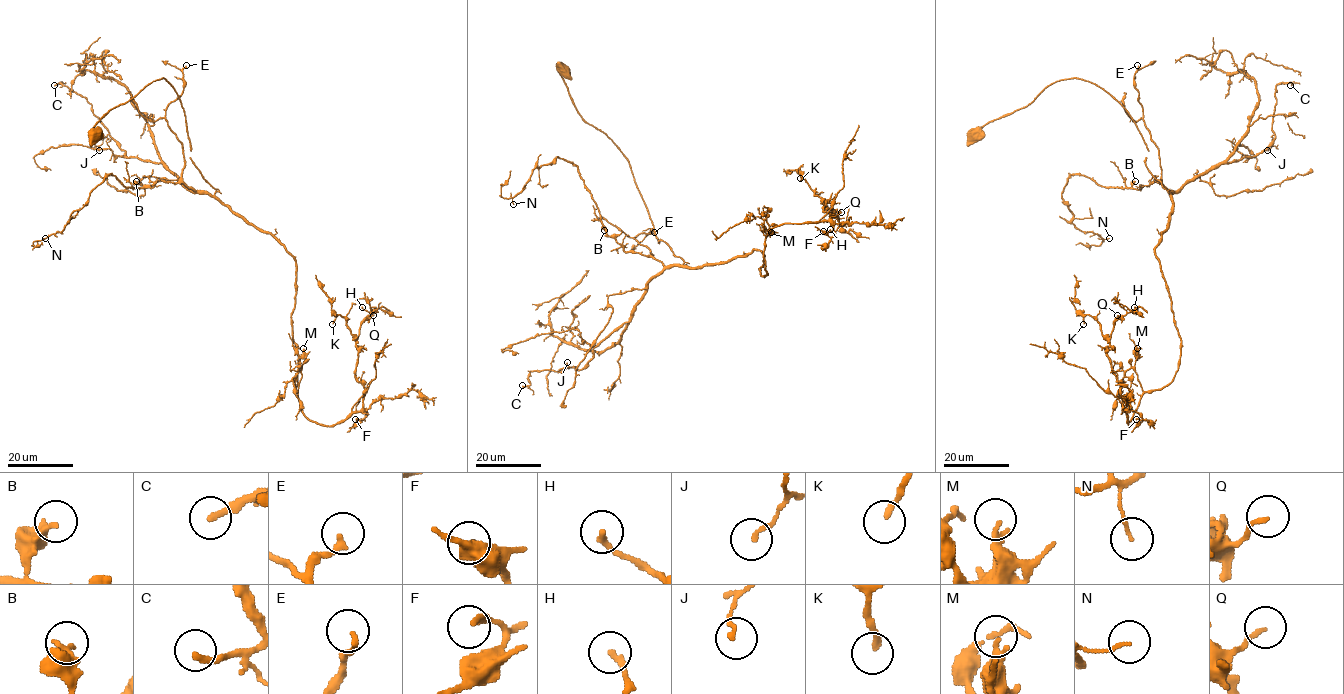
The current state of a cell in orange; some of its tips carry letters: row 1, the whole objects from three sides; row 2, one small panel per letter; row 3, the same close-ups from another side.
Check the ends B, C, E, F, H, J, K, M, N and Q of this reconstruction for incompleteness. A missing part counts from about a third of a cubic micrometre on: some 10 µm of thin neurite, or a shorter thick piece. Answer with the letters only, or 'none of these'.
C

